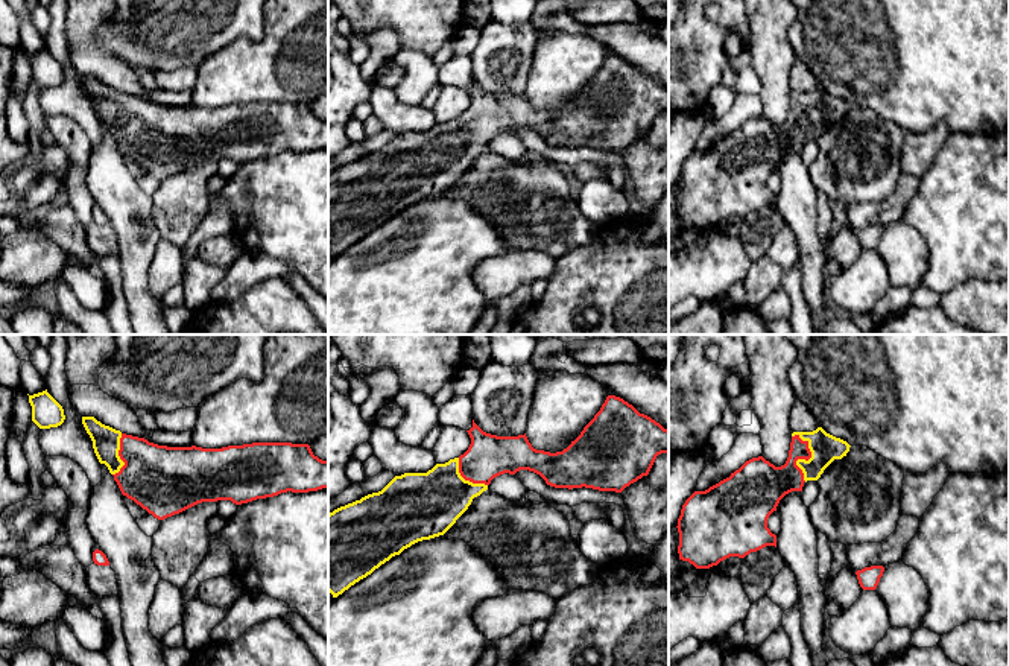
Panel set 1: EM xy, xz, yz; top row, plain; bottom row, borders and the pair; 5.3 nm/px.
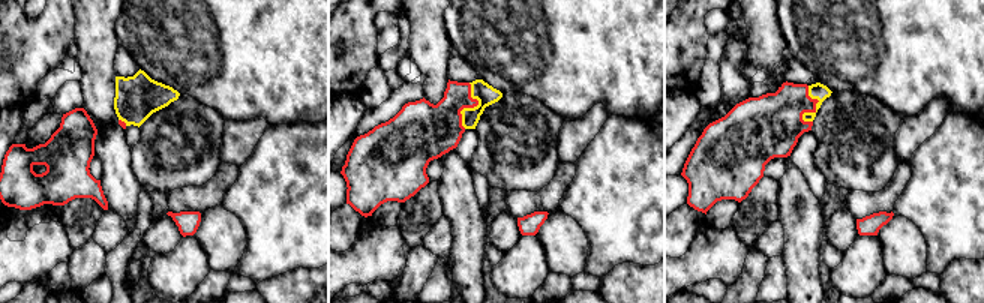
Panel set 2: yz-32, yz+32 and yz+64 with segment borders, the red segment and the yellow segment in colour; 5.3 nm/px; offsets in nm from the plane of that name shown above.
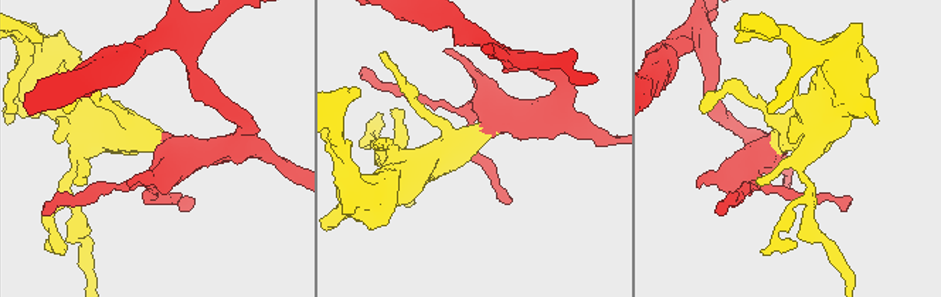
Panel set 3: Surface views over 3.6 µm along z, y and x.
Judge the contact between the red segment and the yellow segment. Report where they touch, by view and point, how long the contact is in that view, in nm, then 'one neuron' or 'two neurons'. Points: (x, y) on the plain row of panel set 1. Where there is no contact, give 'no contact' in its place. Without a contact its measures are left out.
contact yz (806, 119); length 260 nm; one neuron

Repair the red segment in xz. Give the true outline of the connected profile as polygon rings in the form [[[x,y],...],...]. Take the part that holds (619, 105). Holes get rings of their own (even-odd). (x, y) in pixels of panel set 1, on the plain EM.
[[[608,55],[600,70],[584,87],[580,94],[567,108],[556,113],[533,108],[526,93],[518,96],[486,93],[474,79],[473,87],[467,91],[471,103],[459,117],[445,123],[436,123],[427,132],[395,135],[381,151],[368,154],[328,173],[328,251],[333,257],[342,254],[412,204],[444,195],[468,169],[473,158],[486,151],[491,140],[500,134],[515,134],[520,129],[529,129],[539,134],[547,144],[555,147],[571,149],[585,146],[622,152],[626,146],[649,134],[658,114],[669,113],[669,90],[615,55]]]

